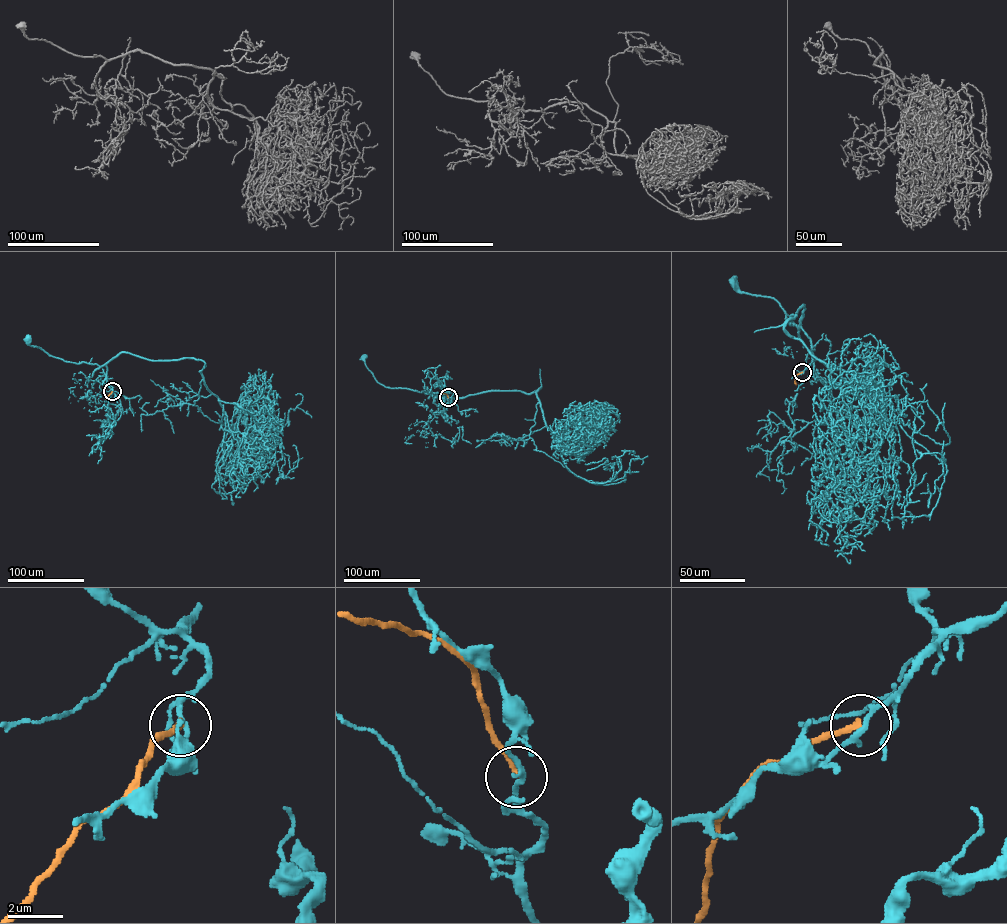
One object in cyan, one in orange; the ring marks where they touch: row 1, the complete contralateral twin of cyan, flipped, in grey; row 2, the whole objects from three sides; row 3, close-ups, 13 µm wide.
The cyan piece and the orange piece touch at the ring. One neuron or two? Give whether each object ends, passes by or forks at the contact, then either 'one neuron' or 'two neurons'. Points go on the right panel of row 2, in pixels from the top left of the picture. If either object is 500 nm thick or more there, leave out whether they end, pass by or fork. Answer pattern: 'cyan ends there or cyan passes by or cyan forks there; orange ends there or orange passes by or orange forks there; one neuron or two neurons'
cyan passes by; orange ends there; two neurons

